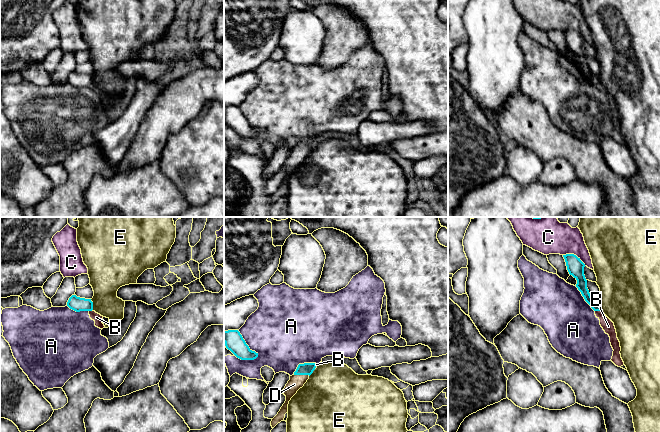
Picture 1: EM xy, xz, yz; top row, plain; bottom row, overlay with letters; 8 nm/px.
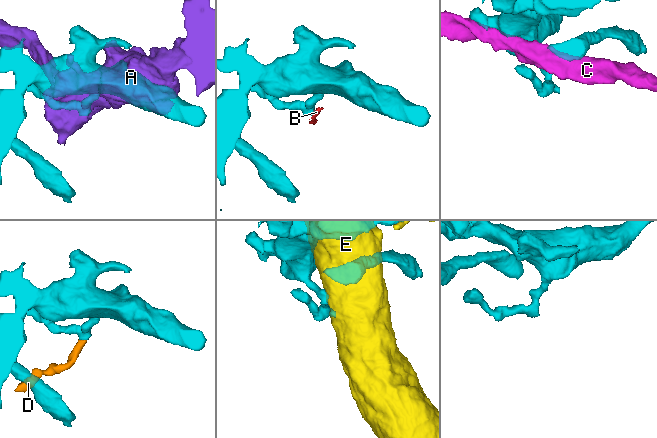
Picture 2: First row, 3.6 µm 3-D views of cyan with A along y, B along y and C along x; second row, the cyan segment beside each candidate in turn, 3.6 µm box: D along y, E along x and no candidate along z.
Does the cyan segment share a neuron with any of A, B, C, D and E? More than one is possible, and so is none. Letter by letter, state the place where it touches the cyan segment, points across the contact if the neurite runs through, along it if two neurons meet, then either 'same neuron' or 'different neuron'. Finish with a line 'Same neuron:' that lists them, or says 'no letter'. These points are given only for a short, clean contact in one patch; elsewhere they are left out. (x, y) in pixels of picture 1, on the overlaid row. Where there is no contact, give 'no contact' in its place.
A: xz (247, 345) | different neuron
B: yz (598, 310) | along yz (595, 310), (600, 311) | different neuron
C: yz (573, 254) | different neuron
D: xz (301, 374) | same neuron
E: yz (599, 305) | different neuron
Same neuron: D

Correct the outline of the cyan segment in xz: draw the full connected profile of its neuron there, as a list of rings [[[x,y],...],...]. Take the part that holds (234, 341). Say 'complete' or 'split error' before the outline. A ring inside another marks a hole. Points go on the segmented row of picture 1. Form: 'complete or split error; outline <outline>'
complete; outline [[[238,330],[224,331],[224,343],[241,360],[254,360],[258,357],[258,353],[249,348]]]

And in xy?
complete; outline [[[72,295],[69,298],[67,306],[76,312],[93,310],[93,302],[91,299],[80,298],[76,295]]]

